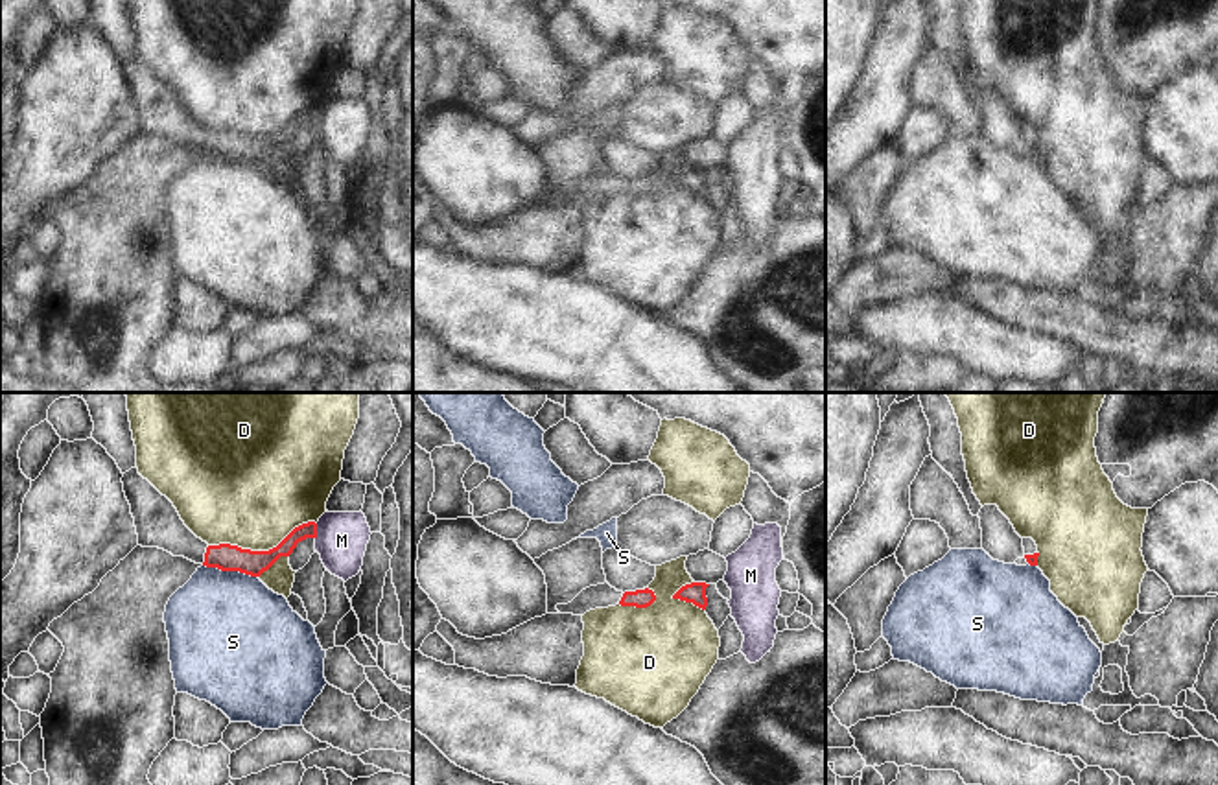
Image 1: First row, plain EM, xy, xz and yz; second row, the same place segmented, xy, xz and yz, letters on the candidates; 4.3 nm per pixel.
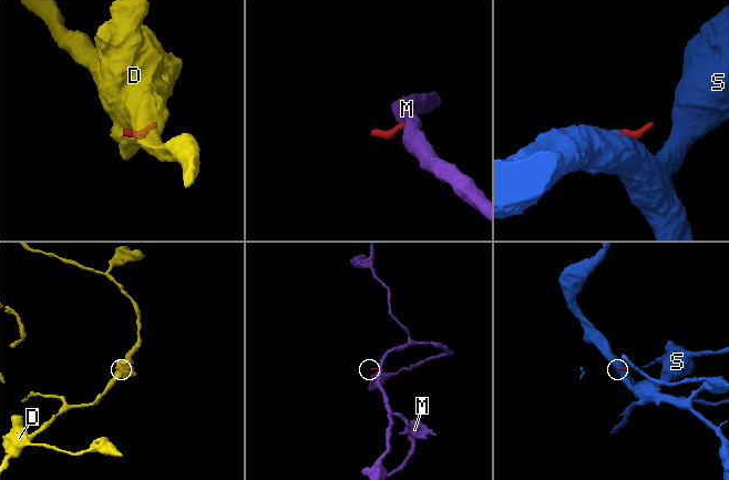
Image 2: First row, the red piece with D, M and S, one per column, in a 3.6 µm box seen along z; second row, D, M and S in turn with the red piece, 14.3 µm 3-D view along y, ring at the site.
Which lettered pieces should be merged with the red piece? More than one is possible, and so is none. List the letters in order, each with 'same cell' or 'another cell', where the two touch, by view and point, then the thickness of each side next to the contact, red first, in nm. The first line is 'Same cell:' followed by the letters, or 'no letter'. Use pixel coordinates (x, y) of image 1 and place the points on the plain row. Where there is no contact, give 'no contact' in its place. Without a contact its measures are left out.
Same cell: no letter
D: another cell; contact xy (262, 139); calibres 120 and 460 nm
M: another cell; contact xy (316, 118); calibres 80 and 220 nm
S: another cell; contact xy (231, 157); calibres 120 and 500 nm

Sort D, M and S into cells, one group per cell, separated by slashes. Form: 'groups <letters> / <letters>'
groups D / M / S

